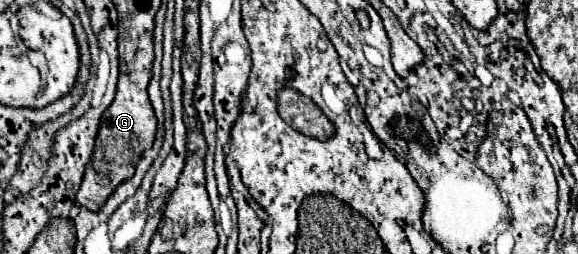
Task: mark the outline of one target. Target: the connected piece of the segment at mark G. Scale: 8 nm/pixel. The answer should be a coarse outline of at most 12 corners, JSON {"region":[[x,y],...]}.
{"region":[[152,35],[118,39],[118,91],[74,197],[98,211],[152,145]]}

